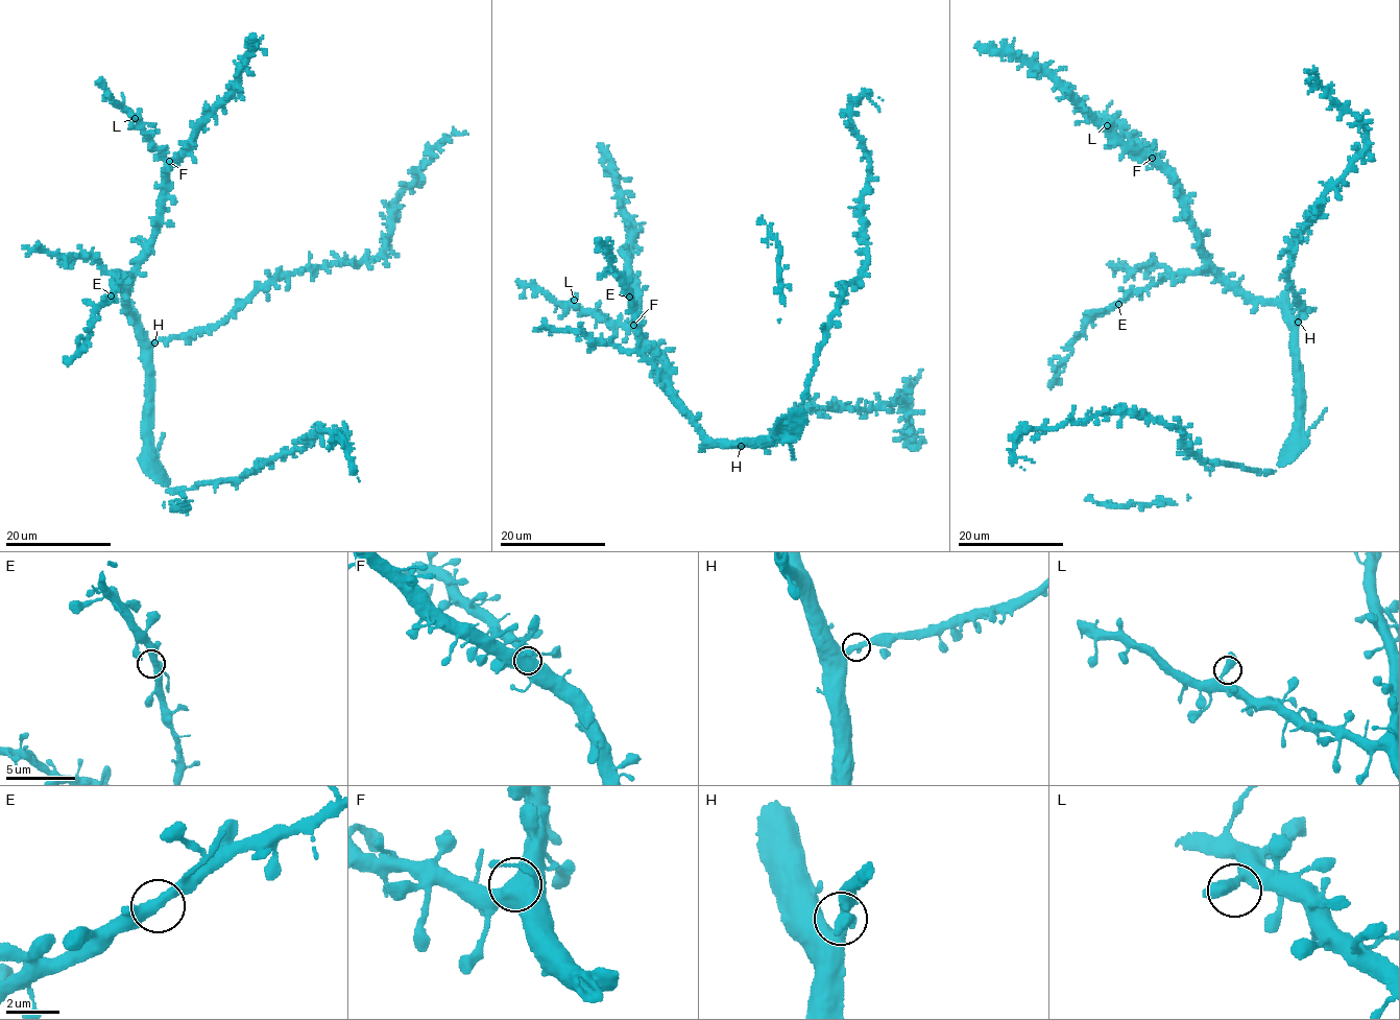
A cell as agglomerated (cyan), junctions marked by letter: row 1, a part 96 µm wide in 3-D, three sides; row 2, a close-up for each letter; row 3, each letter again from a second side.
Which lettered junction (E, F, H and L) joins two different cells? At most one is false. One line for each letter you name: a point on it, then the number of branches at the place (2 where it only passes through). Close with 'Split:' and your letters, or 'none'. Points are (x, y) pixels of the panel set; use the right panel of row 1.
Split: none

